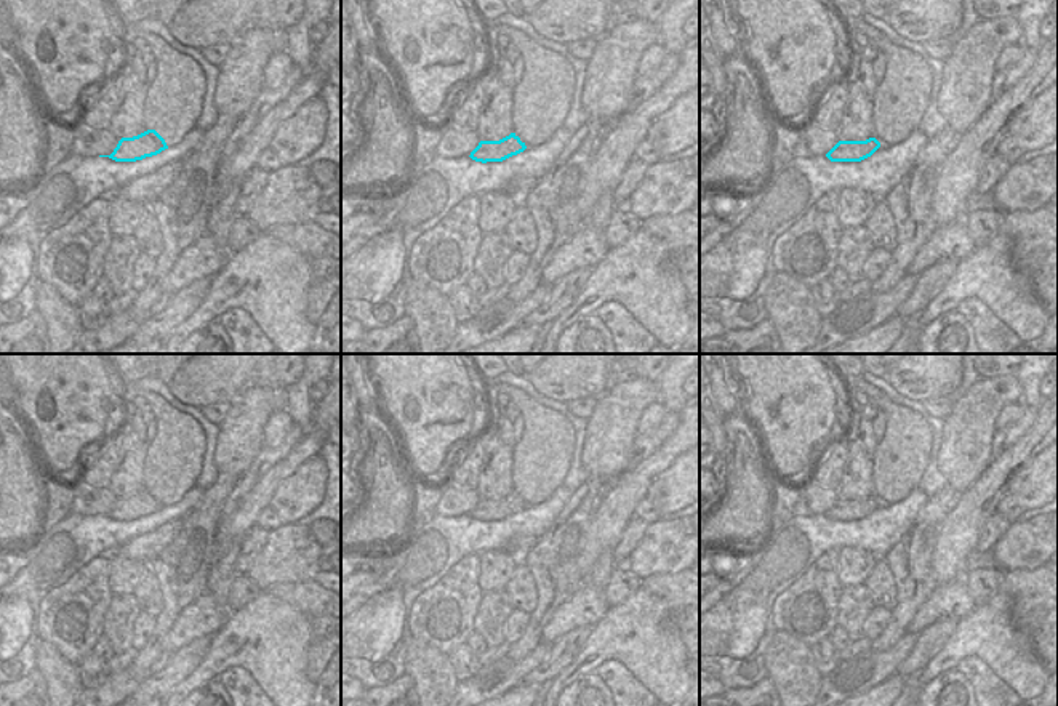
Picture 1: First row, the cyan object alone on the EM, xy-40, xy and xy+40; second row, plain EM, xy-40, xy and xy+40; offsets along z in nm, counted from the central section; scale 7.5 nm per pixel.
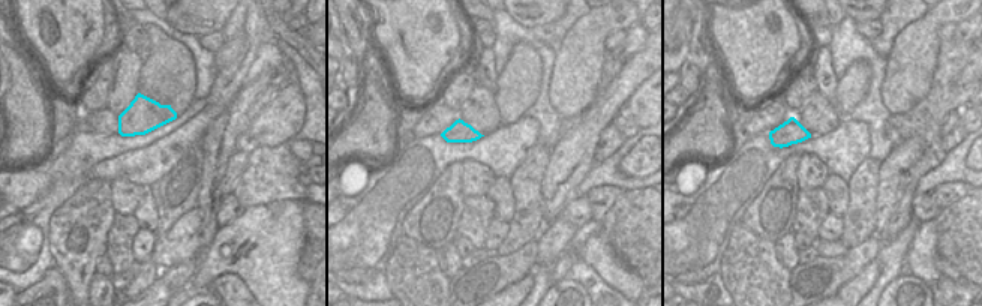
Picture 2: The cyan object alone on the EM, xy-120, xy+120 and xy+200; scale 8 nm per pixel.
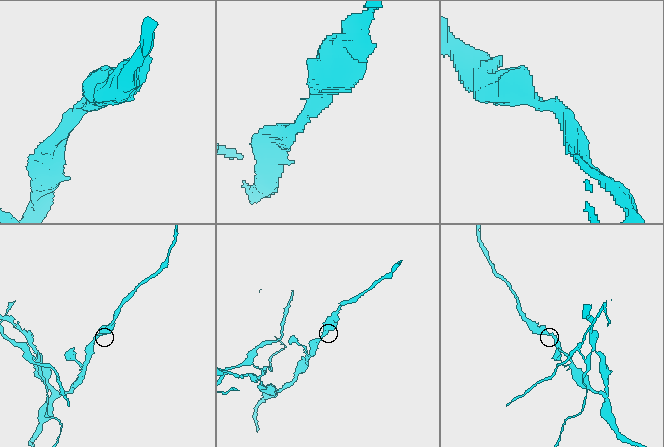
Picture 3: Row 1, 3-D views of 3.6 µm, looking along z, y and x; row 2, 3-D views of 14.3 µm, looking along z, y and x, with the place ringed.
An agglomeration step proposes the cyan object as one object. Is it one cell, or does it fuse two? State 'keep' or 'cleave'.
cleave

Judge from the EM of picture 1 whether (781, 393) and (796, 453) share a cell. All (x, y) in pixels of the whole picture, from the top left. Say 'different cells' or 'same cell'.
same cell

